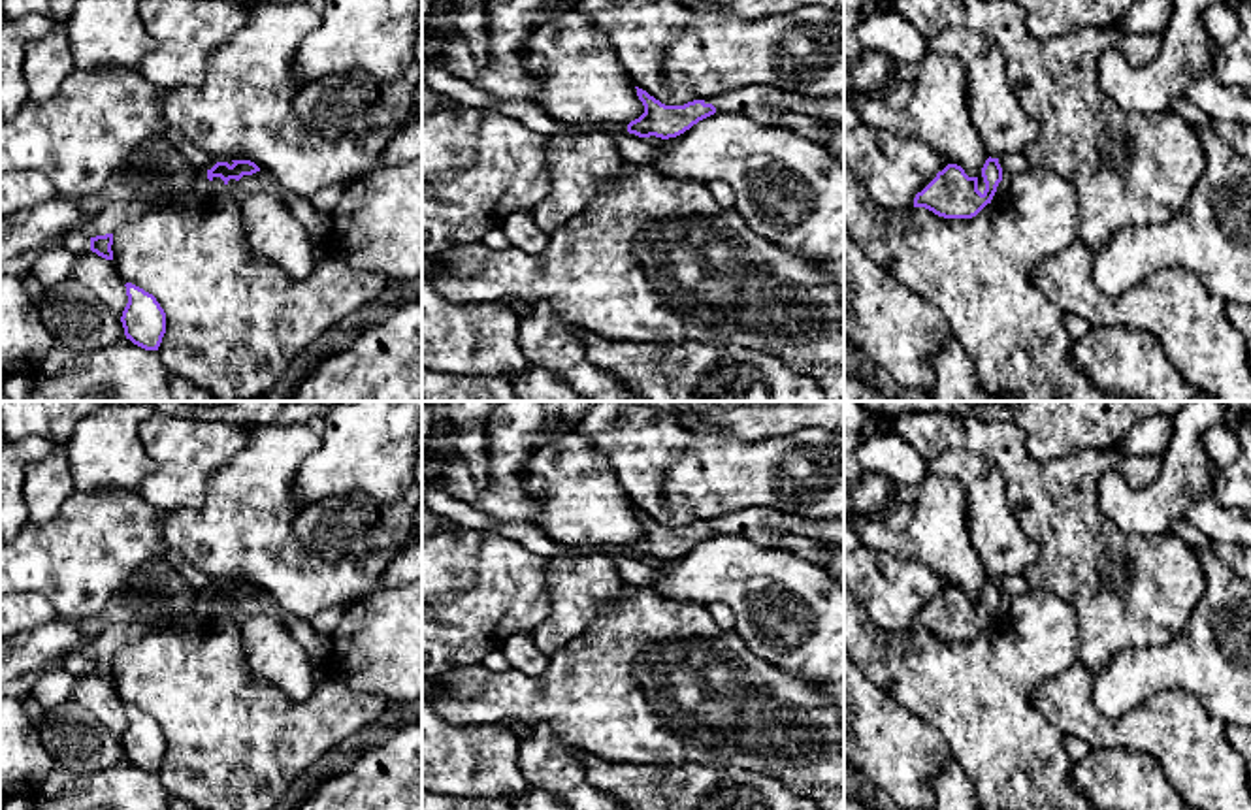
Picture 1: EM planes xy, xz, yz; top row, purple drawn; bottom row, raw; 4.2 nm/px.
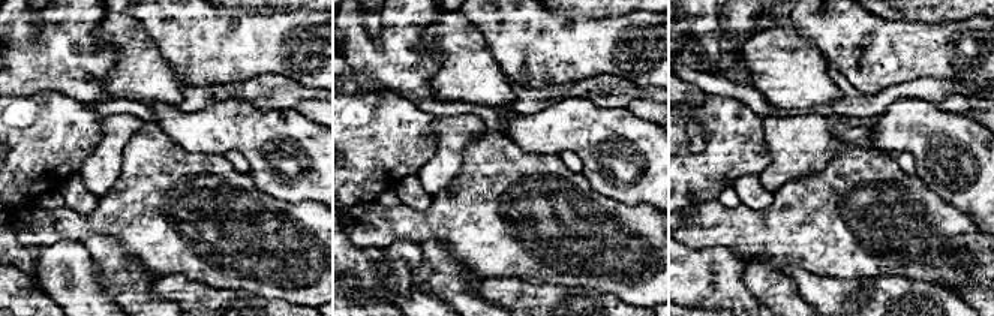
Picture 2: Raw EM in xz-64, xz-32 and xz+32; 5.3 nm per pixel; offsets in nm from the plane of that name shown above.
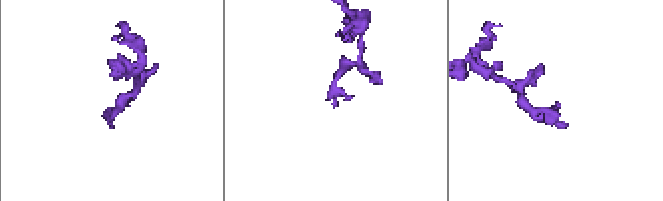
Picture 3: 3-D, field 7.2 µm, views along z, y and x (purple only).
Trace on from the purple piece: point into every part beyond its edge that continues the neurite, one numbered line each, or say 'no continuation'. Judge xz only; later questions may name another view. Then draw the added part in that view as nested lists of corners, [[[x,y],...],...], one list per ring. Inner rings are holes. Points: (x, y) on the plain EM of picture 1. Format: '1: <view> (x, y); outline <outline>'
1: xz (762, 526); outline [[[740,509],[714,516],[705,526],[712,526],[716,535],[739,535],[763,548],[774,546],[784,535],[844,544],[844,520],[806,520],[776,509]]]

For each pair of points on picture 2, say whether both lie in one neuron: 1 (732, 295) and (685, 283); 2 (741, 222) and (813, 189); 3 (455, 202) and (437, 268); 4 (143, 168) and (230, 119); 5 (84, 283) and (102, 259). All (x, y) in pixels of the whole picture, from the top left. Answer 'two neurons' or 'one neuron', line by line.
1: one neuron
2: one neuron
3: two neurons
4: two neurons
5: two neurons

